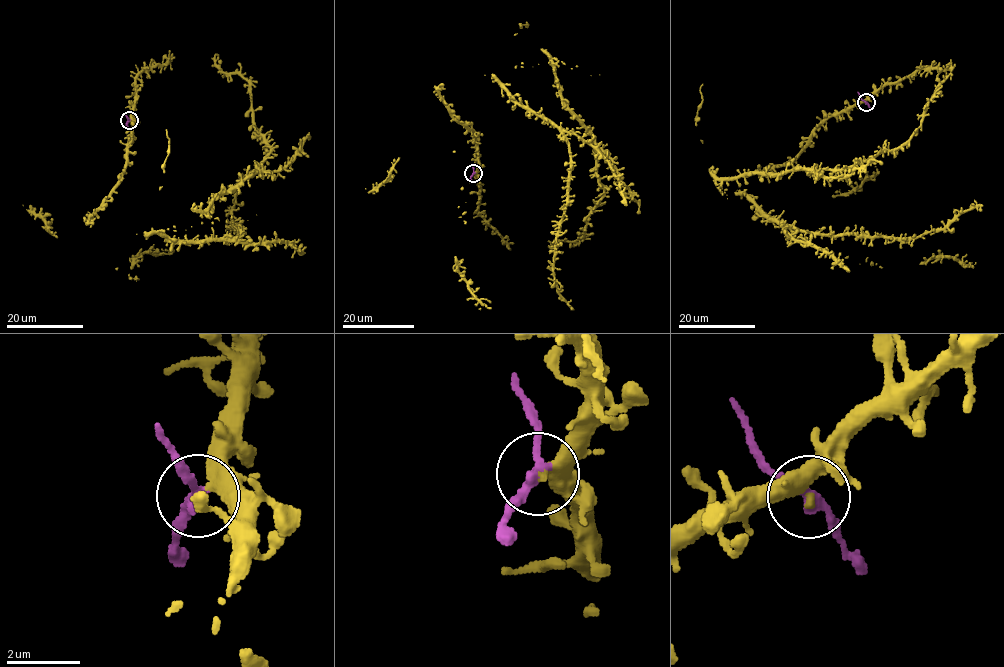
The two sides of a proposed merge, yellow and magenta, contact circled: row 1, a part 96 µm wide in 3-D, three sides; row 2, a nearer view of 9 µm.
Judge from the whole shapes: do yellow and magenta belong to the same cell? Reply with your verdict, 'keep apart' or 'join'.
keep apart

